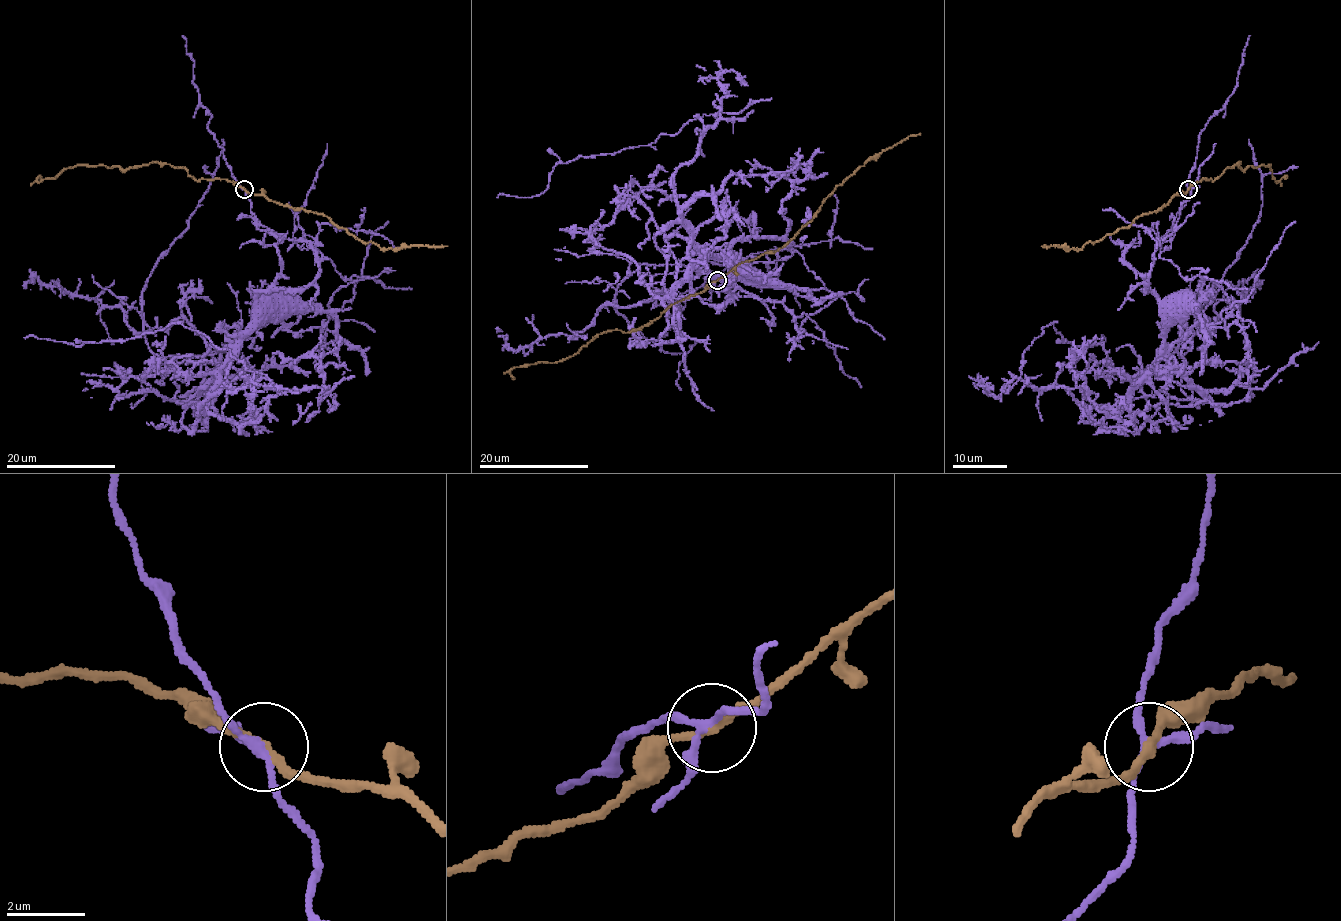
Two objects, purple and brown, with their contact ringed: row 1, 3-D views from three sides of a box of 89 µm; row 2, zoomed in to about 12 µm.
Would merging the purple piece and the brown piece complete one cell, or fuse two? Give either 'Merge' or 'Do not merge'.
Do not merge

